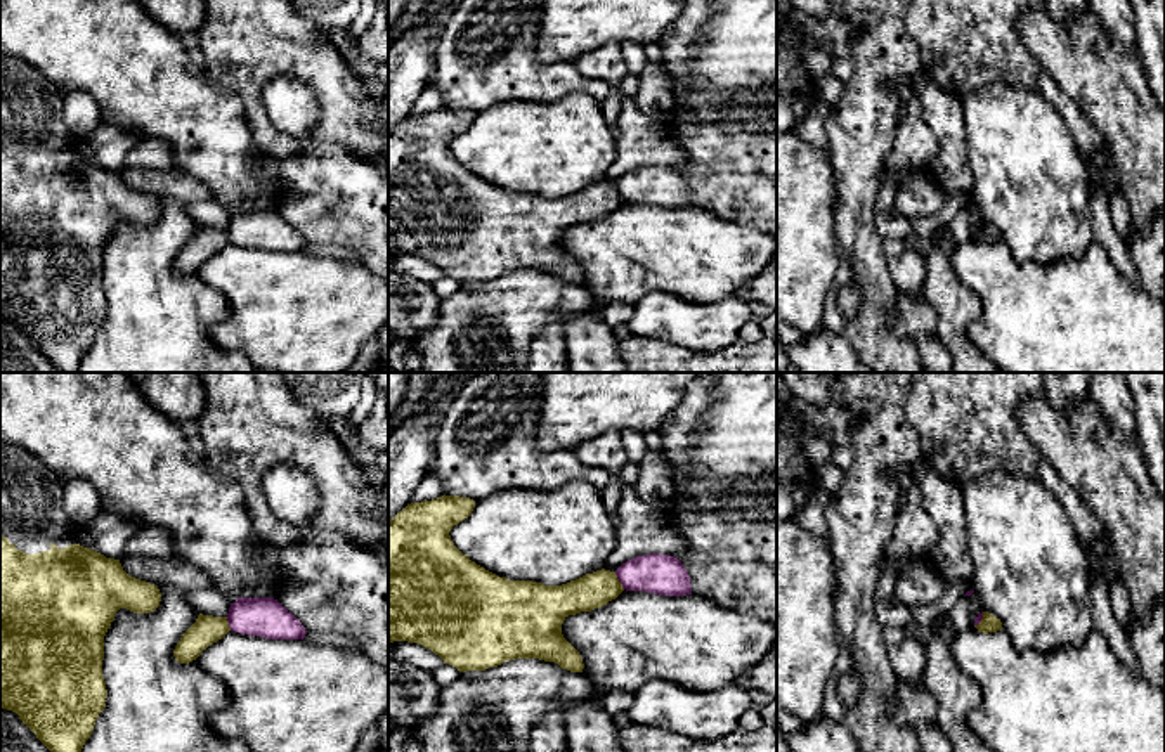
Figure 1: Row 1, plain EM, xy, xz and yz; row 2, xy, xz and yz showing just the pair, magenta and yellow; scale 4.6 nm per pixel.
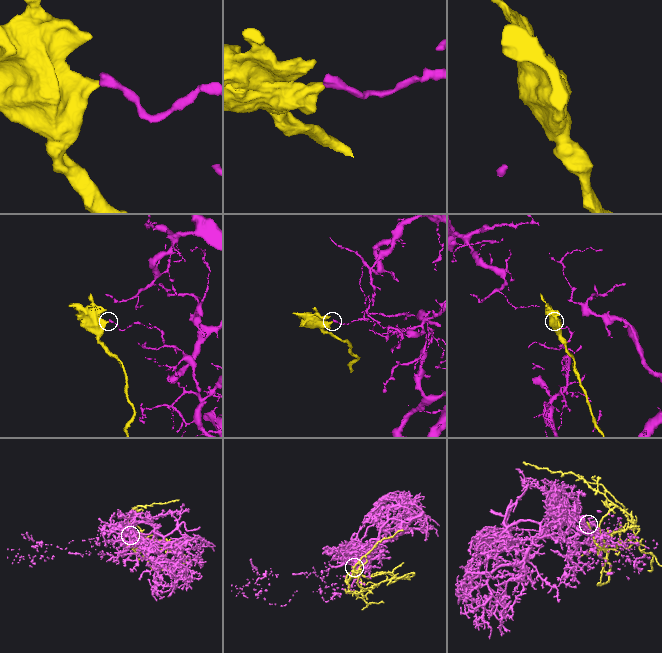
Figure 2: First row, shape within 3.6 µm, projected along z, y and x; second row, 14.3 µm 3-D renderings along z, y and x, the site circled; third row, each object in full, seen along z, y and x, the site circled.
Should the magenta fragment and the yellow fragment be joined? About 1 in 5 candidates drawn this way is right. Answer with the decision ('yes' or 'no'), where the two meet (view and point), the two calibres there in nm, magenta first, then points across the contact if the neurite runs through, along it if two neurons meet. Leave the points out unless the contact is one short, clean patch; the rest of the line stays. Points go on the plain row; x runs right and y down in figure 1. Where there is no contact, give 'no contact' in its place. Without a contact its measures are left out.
no | xz (619, 193) | 190/160 nm | along xz (614, 184), (624, 200)

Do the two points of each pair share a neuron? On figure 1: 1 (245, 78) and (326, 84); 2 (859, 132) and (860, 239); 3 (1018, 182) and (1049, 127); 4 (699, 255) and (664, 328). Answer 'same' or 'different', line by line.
1: same
2: same
3: same
4: different

